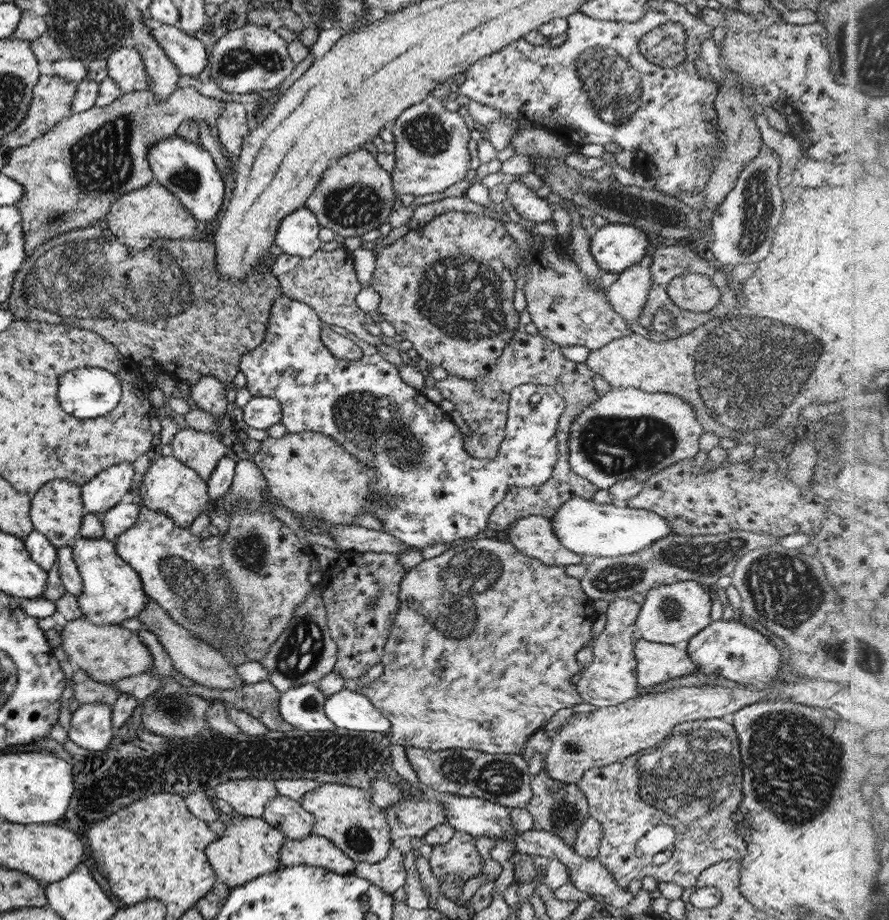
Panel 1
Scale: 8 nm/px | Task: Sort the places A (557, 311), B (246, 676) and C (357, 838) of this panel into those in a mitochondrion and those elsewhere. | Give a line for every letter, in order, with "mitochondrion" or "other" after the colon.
A: other
B: other
C: mitochondrion

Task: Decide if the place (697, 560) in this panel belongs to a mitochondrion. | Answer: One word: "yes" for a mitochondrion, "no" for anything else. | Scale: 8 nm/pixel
yes

